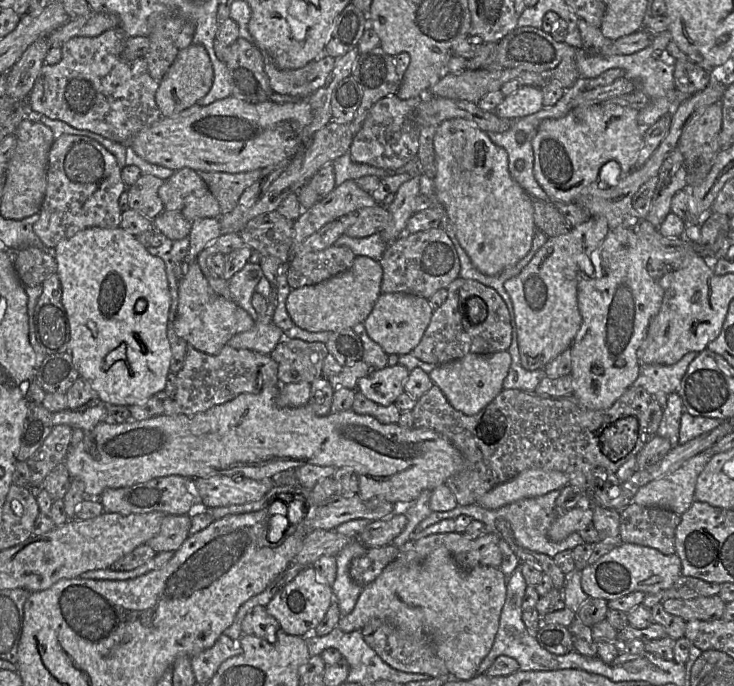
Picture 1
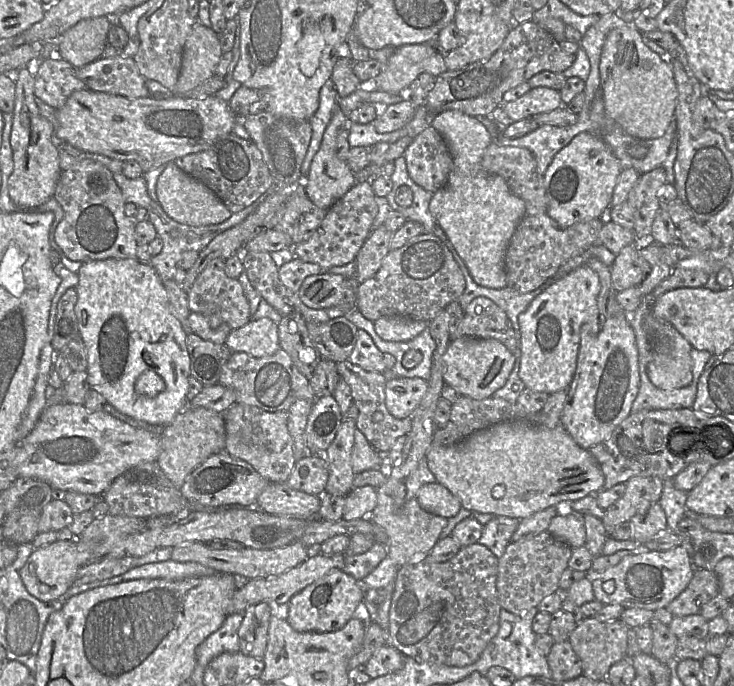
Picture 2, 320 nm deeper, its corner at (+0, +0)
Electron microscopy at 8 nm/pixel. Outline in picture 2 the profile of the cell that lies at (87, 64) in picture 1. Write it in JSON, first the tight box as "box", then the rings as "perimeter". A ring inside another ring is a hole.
{"box":[34,55,89,110],"perimeter":[[[56,55],[35,64],[34,78],[35,96],[56,110],[75,91],[89,89],[77,77],[77,68]]]}

